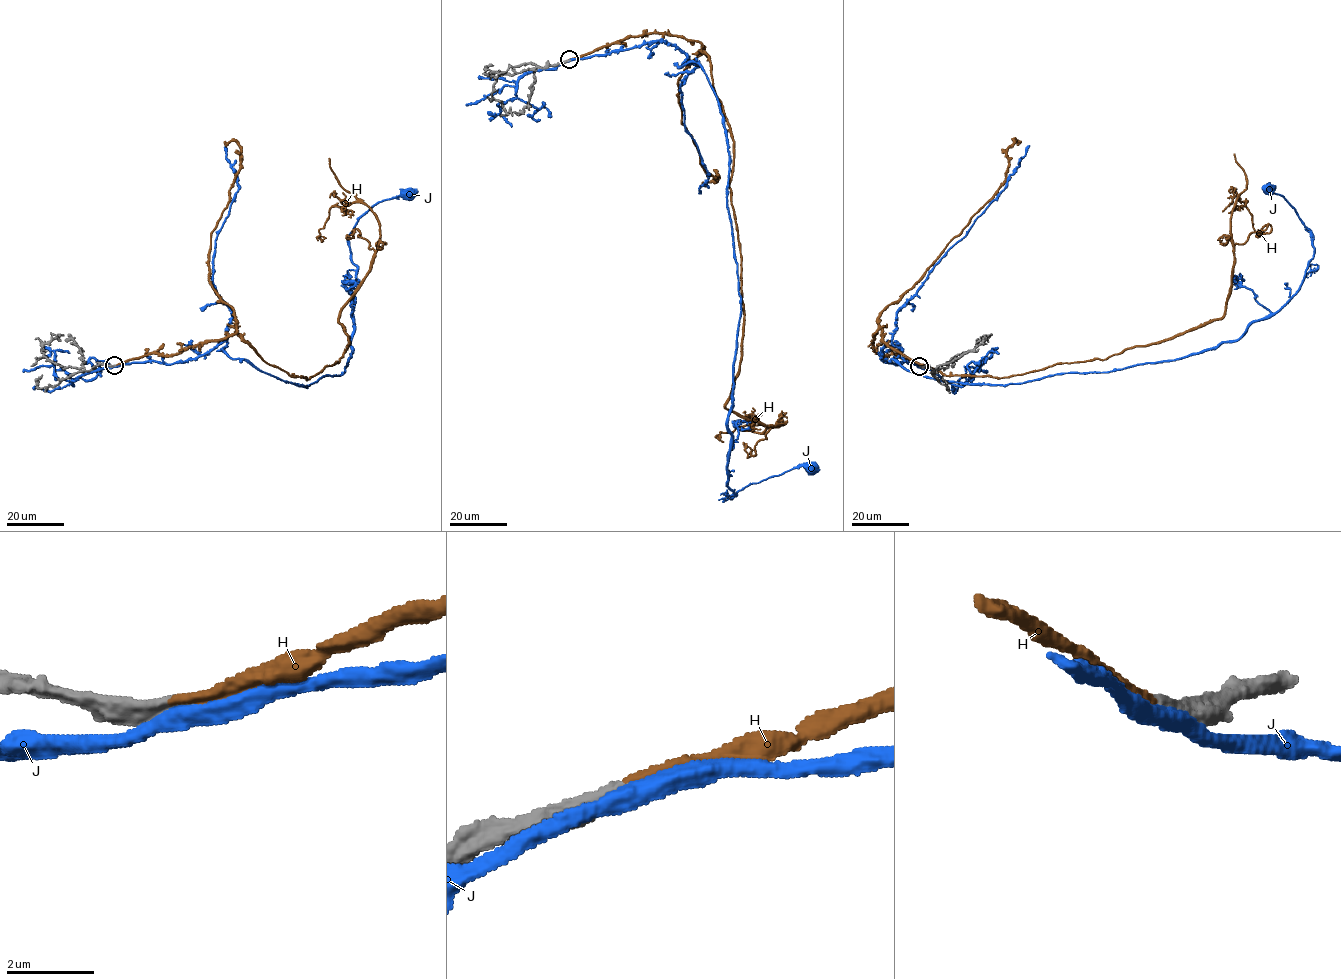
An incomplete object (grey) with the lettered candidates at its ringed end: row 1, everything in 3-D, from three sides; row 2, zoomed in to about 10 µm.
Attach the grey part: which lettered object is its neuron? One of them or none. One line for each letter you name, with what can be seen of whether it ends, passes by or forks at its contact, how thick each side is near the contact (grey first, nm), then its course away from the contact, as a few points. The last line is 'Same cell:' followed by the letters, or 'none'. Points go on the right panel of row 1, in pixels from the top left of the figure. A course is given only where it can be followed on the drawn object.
H: it ends; calibres 340 and 280 nm; course (919, 366), (872, 336), (946, 375), (1007, 377), (1172, 339), (1225, 314), (1238, 197), (1255, 235)
Same cell: H

